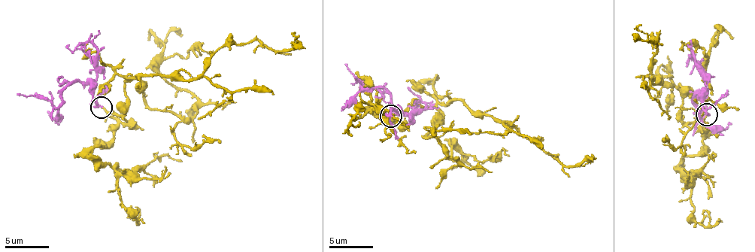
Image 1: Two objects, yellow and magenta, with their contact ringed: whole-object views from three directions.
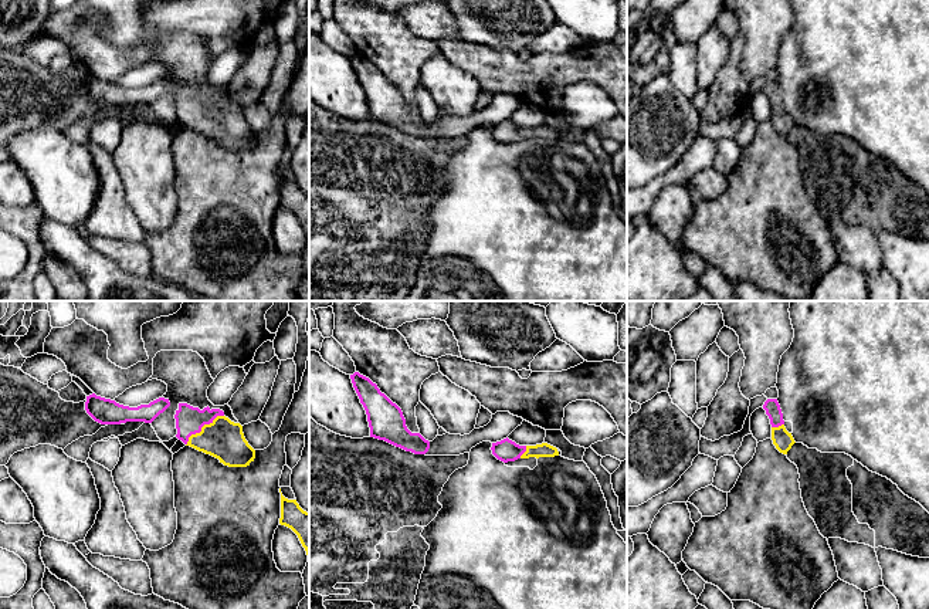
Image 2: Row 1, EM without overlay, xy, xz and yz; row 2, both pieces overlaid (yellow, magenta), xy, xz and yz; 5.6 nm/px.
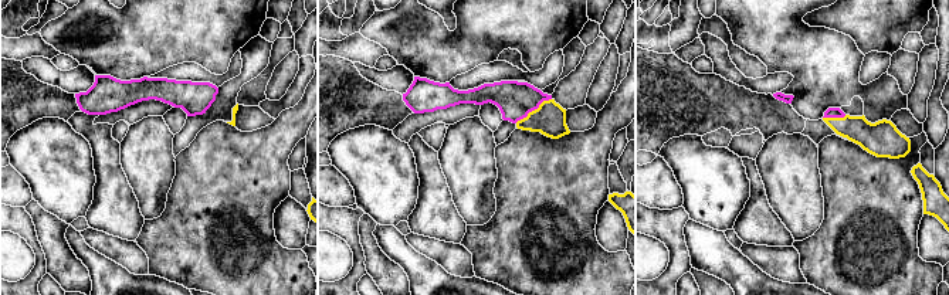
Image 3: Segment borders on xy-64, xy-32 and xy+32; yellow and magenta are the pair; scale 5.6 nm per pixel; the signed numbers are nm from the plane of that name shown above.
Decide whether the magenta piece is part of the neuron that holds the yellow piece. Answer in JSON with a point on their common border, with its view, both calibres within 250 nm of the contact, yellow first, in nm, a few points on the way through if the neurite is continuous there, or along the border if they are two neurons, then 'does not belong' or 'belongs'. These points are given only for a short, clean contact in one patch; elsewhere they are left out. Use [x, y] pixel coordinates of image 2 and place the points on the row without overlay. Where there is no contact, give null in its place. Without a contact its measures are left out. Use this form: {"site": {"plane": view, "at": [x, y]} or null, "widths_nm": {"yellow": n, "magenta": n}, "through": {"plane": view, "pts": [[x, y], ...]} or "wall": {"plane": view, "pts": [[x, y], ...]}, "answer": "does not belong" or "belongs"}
{"site": {"plane": "xy", "at": [202, 110]}, "widths_nm": {"yellow": 220, "magenta": 160}, "through": {"plane": "xy", "pts": [[223, 121], [202, 110], [189, 102]]}, "answer": "belongs"}

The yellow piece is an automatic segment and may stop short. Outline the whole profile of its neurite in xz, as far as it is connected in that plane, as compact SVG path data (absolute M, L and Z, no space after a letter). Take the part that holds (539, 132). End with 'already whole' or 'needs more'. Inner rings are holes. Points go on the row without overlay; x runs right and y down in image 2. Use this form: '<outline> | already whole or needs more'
M508 119L501 124L492 125L491 132L492 136L504 145L515 143L518 141L559 138L557 131L547 125L536 128L519 128Z | needs more

